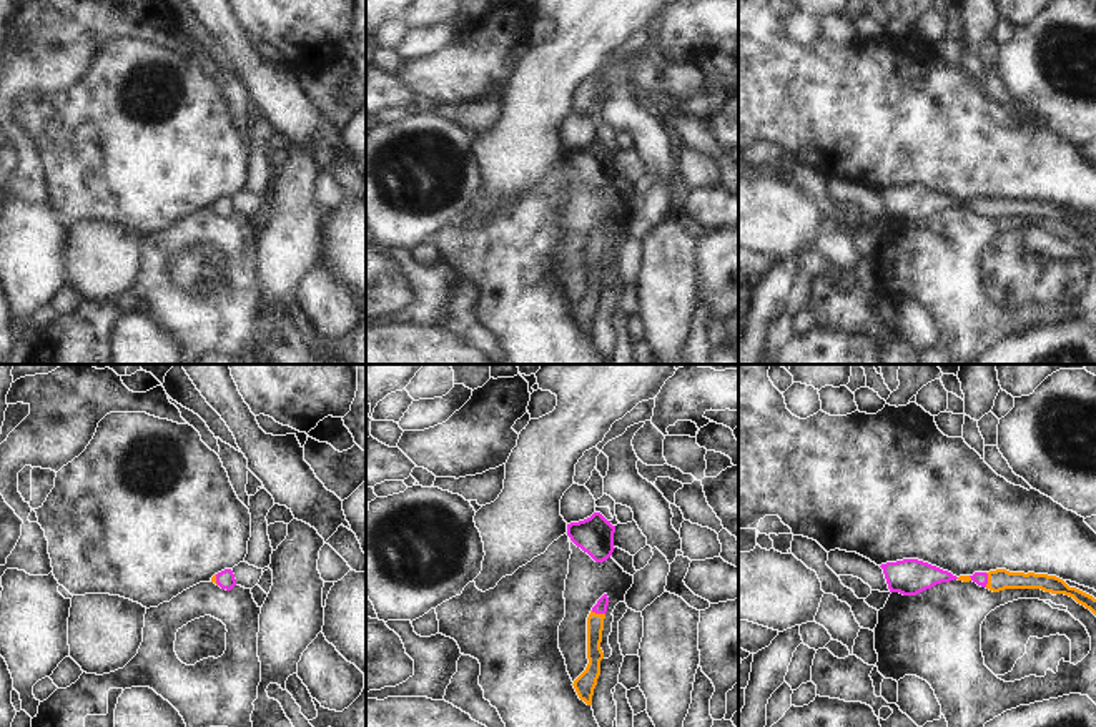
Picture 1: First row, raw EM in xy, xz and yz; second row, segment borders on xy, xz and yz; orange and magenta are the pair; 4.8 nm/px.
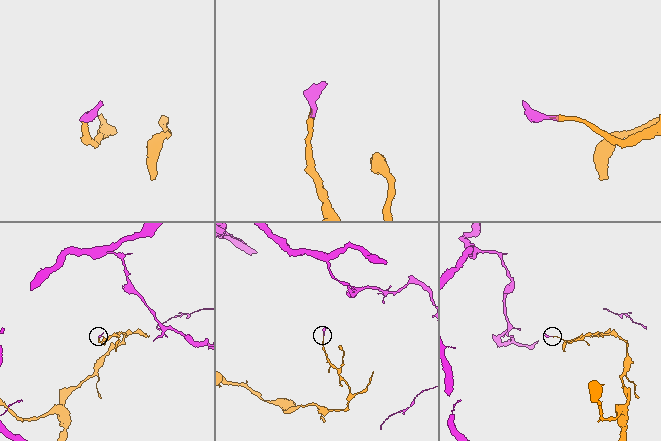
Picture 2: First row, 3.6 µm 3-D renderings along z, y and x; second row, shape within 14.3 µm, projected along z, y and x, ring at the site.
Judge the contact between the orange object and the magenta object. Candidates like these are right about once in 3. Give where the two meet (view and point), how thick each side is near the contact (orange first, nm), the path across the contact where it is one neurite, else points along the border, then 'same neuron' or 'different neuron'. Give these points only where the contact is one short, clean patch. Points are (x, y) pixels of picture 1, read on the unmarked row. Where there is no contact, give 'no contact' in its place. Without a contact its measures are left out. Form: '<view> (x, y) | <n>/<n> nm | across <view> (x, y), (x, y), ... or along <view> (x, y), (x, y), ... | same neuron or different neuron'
yz (988, 207) | 110/60 nm | across yz (1000, 207), (988, 207), (980, 205) | same neuron

